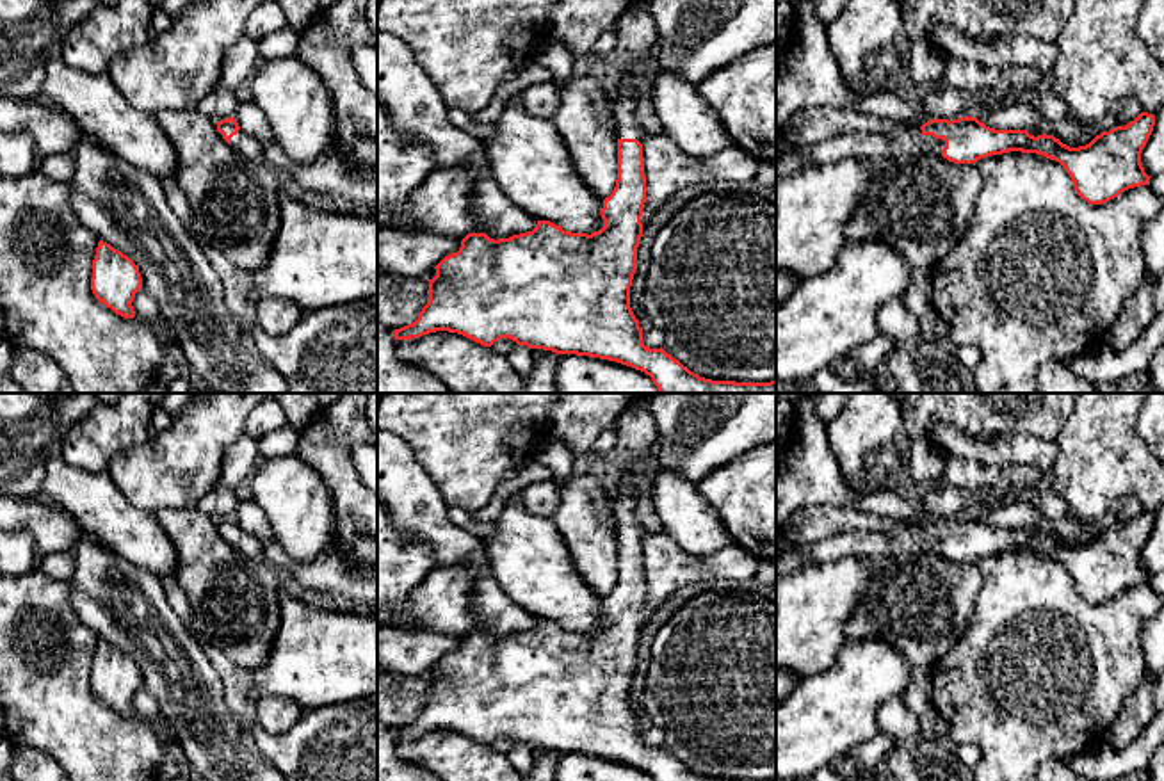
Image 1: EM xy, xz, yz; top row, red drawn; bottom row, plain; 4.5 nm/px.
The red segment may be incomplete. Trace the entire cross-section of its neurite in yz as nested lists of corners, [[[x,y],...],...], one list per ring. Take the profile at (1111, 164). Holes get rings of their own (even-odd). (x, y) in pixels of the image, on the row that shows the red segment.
[[[1141,112],[1125,126],[1102,132],[1089,144],[1070,148],[1054,135],[1031,135],[1027,130],[995,130],[977,117],[931,119],[922,126],[906,125],[901,132],[838,133],[812,146],[776,141],[778,162],[796,157],[801,164],[826,165],[842,158],[877,160],[883,157],[942,155],[954,164],[974,164],[1009,151],[1036,153],[1059,162],[1077,194],[1089,205],[1102,205],[1121,192],[1150,185],[1141,153],[1155,126],[1155,116]]]

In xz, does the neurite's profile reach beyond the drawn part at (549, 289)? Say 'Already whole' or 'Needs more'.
Needs more

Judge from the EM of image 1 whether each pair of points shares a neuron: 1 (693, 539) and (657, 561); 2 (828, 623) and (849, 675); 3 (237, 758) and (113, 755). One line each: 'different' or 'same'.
1: different
2: different
3: different

